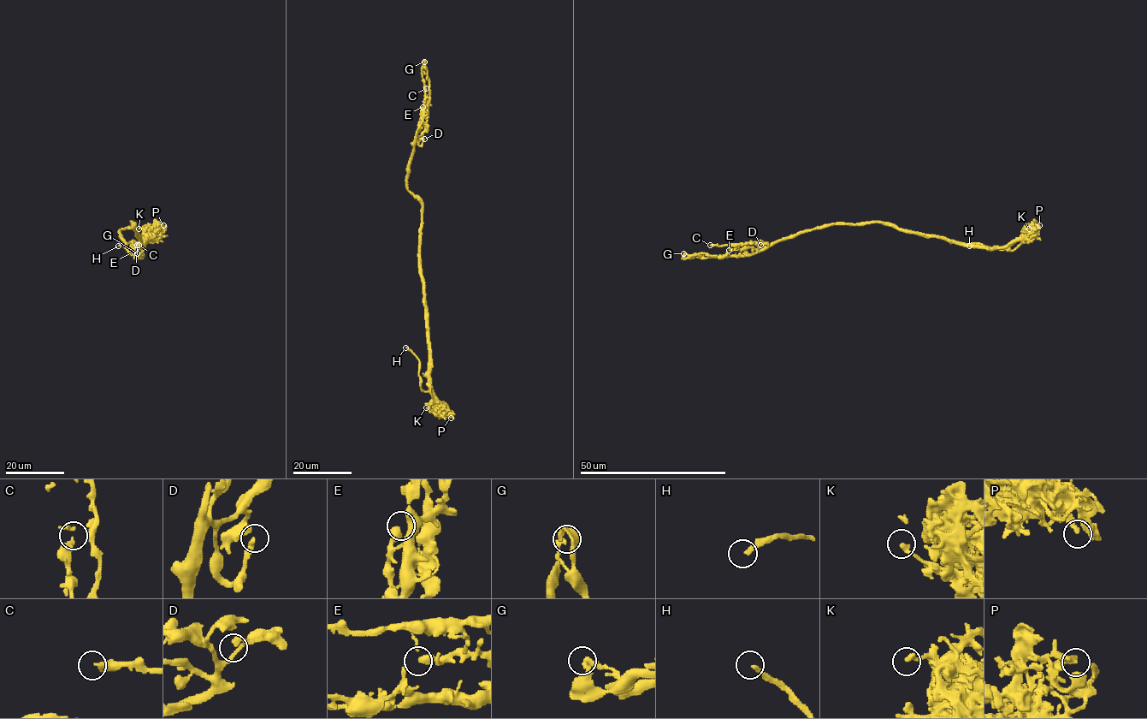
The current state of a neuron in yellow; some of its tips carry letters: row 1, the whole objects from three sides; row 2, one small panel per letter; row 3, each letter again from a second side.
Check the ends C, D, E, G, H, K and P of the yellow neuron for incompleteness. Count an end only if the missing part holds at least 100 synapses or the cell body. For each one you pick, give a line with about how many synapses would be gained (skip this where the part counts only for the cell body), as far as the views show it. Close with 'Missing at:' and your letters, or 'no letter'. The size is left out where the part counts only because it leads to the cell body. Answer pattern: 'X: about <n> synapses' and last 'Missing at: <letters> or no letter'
Missing at: H

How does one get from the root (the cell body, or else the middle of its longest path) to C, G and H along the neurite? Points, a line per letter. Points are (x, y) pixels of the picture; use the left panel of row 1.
C: (133, 222), (134, 225), (122, 228), (120, 235), (128, 250), (137, 243), (138, 245)
G: (133, 222), (134, 225), (122, 228), (120, 235), (125, 240), (127, 251), (136, 258), (137, 253)
H: (133, 222), (141, 247), (140, 242), (133, 246), (133, 249), (129, 243), (118, 246)

